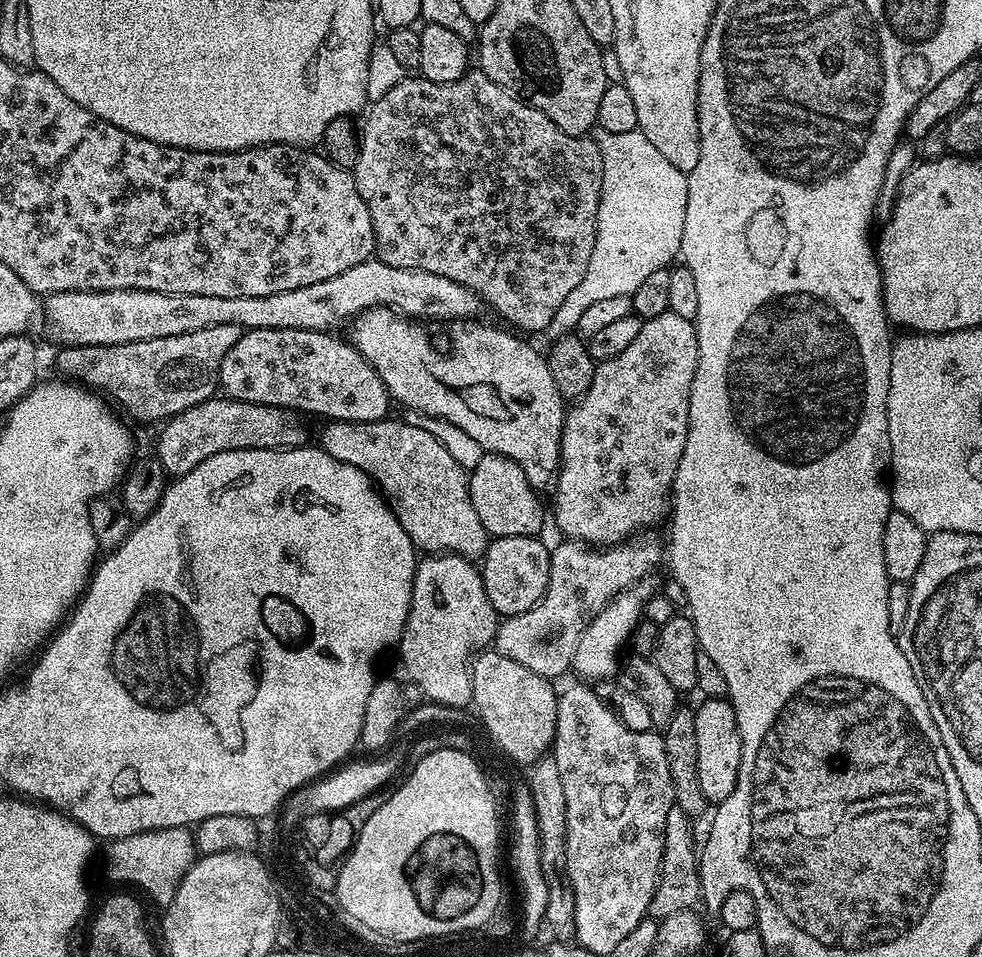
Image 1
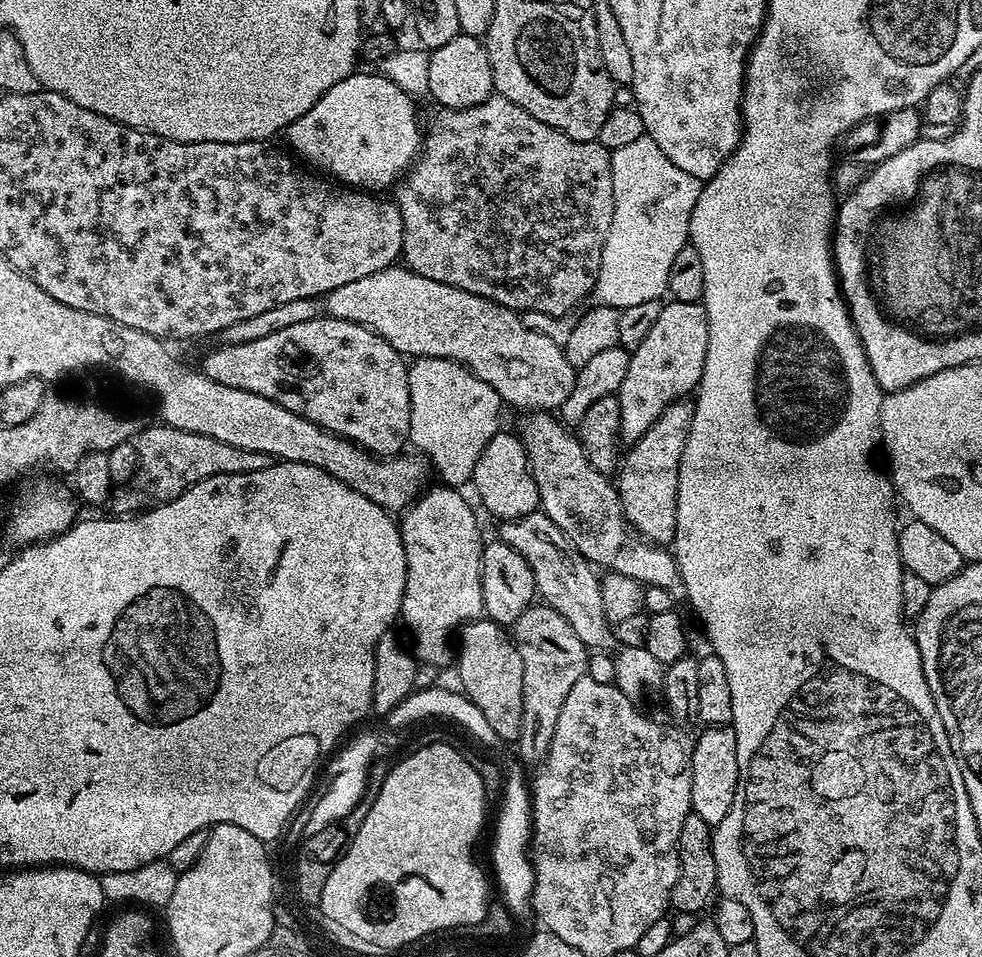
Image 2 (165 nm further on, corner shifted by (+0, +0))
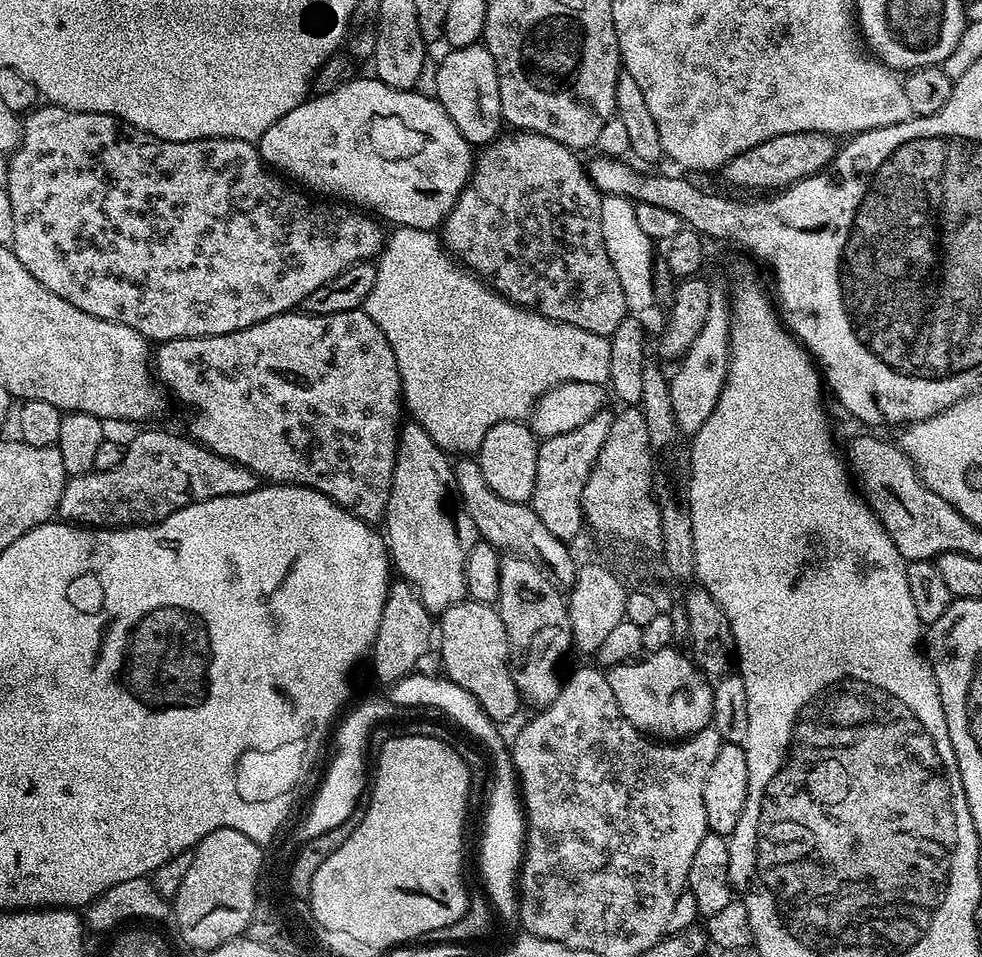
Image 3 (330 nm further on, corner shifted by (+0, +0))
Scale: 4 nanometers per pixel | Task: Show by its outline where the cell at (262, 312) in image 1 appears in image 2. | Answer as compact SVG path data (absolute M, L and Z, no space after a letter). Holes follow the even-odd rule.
M407 266L383 268L378 270L378 274L366 274L366 278L357 278L347 286L338 286L338 290L330 290L323 297L322 304L327 315L366 326L374 334L386 338L386 342L390 342L390 346L394 346L394 350L405 358L455 360L489 384L505 405L513 404L528 412L551 413L563 406L566 398L570 398L570 390L574 390L576 385L577 369L569 362L563 347L550 342L546 334L530 330L521 313L446 282L422 278Z

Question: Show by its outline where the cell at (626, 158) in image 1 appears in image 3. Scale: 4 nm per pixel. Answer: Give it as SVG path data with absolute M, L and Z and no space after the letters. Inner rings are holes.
M604 196L600 202L600 221L602 222L602 238L606 242L606 254L610 254L610 262L614 262L614 274L618 274L618 282L622 286L622 294L626 294L626 302L633 313L641 314L648 307L656 304L654 298L654 282L652 281L653 237L643 232L635 217L636 204L625 196Z

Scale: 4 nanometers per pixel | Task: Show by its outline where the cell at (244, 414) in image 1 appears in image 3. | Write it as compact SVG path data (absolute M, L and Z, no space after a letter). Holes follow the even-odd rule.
M140 432L132 441L127 441L124 449L124 457L122 462L118 462L118 466L114 466L114 470L109 472L91 471L84 476L68 476L64 481L64 489L62 490L62 498L58 509L58 516L61 521L77 526L91 526L94 528L130 528L145 524L157 524L158 521L164 520L170 514L174 514L180 508L190 506L194 502L202 502L210 498L222 498L230 494L250 494L250 490L258 487L258 478L246 466L235 464L232 460L222 458L218 454L210 451L206 445L200 444L197 440L189 438L187 435L175 436L172 432Z

